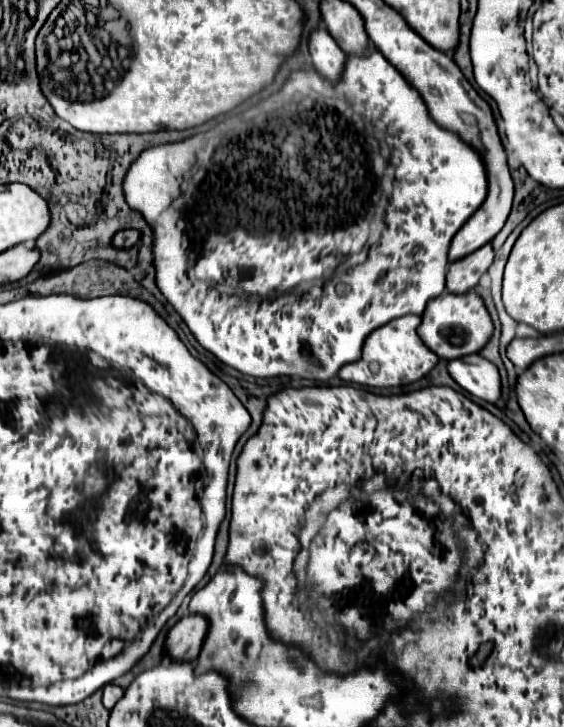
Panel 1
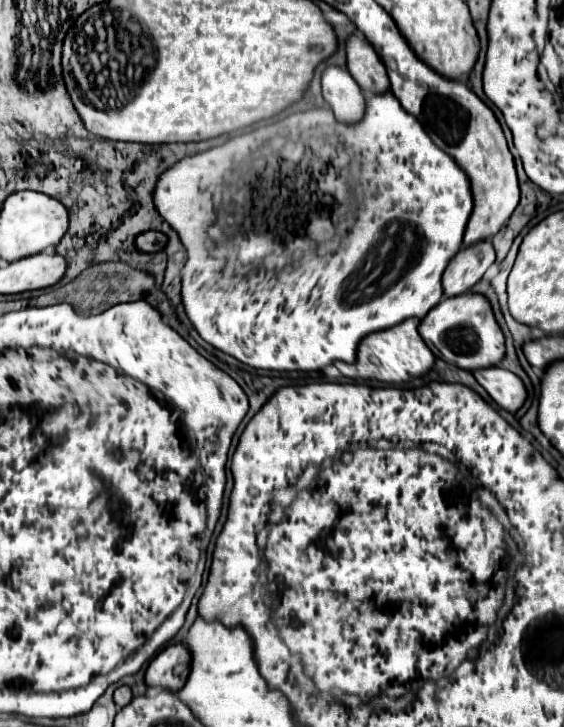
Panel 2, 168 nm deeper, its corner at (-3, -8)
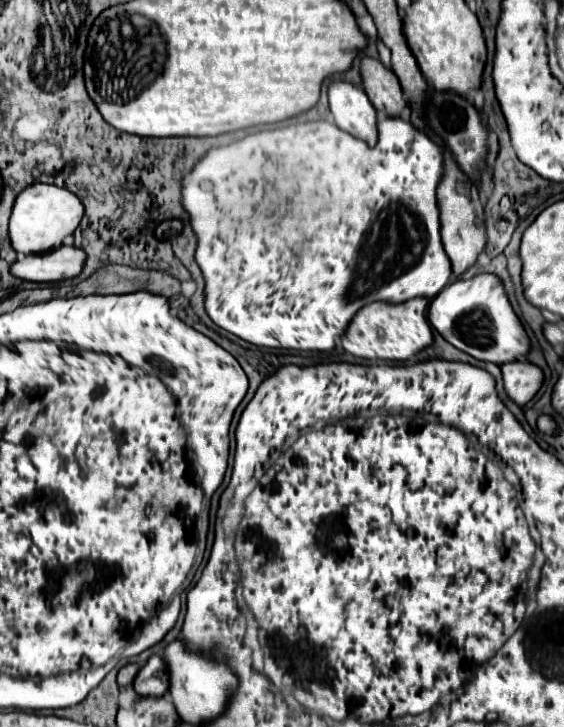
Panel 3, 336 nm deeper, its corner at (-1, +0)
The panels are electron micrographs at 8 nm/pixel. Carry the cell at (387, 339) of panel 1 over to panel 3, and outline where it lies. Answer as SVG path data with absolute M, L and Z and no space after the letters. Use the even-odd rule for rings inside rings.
M412 299L398 305L372 303L360 309L360 313L348 325L342 347L348 355L358 359L384 359L384 361L406 361L424 347L432 345L432 327L426 321L428 299Z

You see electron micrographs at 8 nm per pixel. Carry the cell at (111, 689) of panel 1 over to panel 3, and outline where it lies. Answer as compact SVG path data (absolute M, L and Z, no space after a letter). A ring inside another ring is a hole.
M130 663L130 665L124 665L124 667L118 671L118 685L120 685L120 687L132 685L136 673L138 673L138 667L136 667L136 665L132 665L132 663Z

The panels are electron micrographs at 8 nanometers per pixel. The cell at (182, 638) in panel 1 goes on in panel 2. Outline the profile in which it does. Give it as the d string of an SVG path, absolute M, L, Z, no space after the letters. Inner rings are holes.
M170 645L150 661L144 675L144 683L146 687L180 691L188 679L188 671L190 671L188 649L182 645Z

